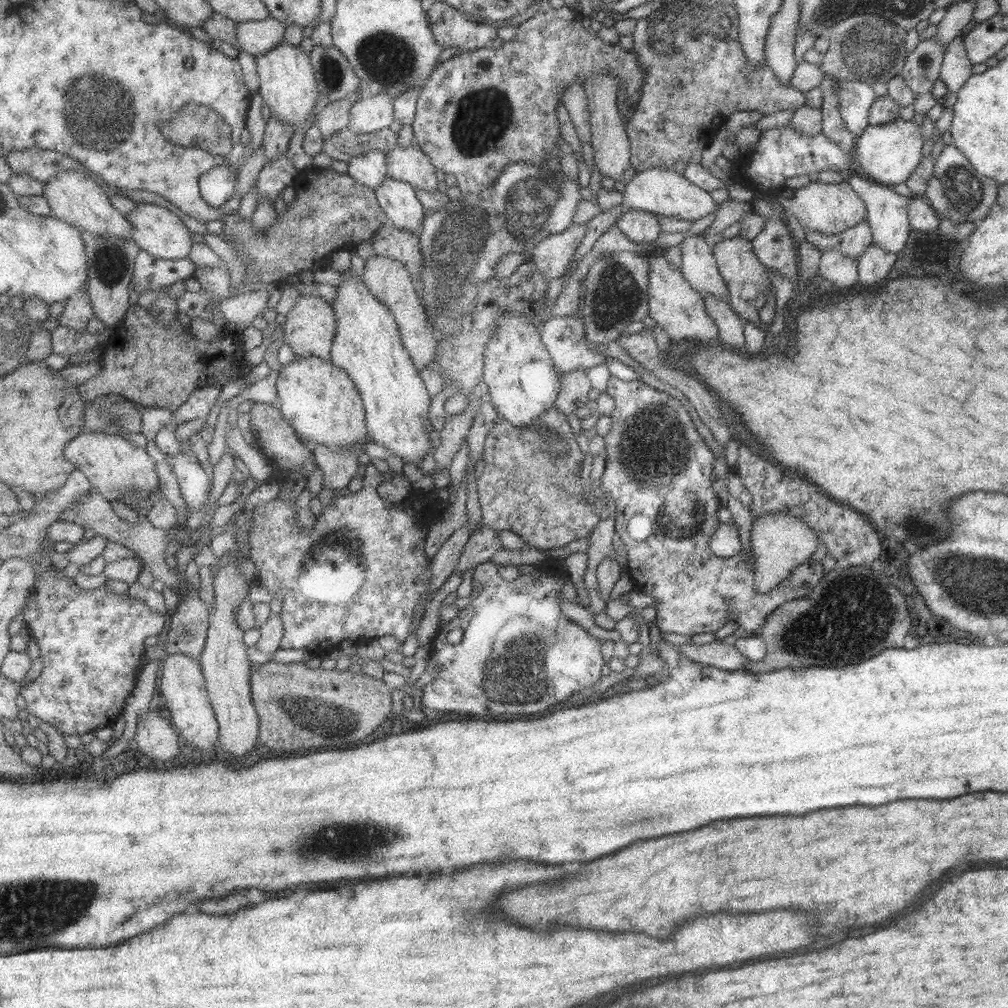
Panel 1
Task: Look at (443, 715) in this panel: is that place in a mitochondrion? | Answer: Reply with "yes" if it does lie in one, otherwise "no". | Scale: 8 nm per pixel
no

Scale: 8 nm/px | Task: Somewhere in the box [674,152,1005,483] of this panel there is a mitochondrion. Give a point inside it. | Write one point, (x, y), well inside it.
(964, 194)

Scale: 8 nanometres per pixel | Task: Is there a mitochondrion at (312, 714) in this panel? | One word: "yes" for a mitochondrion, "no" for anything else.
yes

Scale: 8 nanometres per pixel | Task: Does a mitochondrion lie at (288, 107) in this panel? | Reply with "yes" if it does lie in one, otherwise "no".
no

